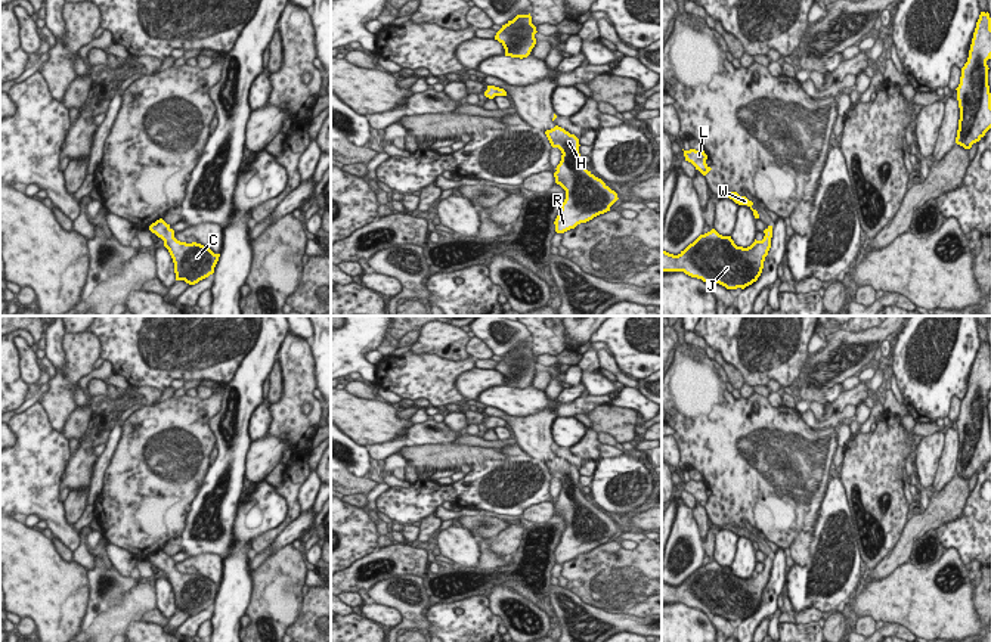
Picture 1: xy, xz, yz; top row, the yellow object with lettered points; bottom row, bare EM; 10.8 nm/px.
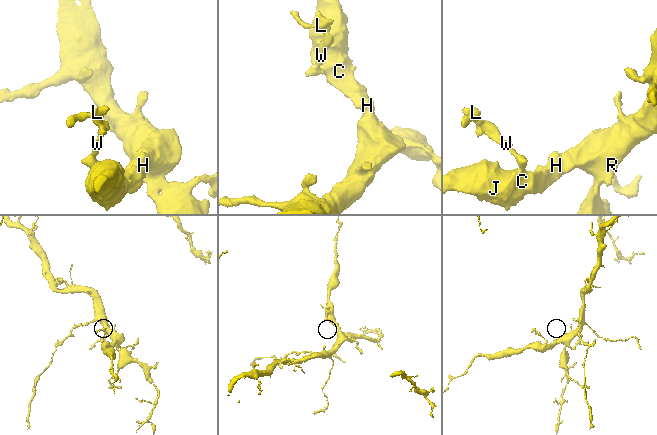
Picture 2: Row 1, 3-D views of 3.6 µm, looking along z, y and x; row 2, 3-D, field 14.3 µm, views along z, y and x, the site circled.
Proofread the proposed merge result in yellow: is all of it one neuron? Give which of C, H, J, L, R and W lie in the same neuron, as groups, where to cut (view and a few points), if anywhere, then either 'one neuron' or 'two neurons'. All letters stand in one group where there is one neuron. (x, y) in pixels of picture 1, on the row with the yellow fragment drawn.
C H J L R W | no cut | one neuron

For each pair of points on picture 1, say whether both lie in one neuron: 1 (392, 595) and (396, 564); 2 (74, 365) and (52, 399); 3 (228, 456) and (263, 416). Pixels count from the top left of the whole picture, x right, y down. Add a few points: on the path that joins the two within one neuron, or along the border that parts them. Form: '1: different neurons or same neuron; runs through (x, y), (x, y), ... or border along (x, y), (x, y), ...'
1: different neurons; border along (421, 576), (390, 576), (377, 580), (367, 591)
2: same neuron; runs through (70, 374), (59, 385), (59, 390)
3: different neurons; border along (262, 402), (250, 416), (250, 440)

